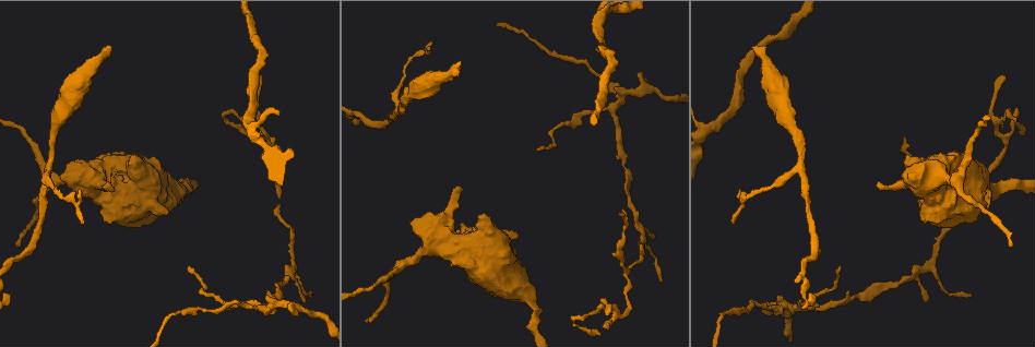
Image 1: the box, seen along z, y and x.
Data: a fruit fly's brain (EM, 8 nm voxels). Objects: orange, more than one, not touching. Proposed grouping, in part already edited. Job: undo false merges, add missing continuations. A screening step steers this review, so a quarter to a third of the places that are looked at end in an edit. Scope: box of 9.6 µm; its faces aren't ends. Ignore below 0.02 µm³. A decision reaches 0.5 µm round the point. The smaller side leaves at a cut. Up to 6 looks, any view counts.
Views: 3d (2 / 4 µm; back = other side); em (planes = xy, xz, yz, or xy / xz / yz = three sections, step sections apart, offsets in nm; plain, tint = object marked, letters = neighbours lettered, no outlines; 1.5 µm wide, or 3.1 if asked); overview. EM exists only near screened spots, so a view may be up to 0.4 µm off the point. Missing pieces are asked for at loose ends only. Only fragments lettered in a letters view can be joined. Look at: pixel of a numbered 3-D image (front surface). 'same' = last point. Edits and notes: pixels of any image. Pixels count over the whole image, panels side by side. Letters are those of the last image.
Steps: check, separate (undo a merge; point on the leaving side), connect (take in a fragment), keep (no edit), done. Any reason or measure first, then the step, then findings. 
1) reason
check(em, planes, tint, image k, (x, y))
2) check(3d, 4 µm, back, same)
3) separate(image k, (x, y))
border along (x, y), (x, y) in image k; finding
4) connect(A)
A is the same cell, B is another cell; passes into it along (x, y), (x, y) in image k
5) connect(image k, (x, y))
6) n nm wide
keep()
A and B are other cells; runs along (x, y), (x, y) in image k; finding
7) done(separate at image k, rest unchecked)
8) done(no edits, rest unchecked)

thin end
check(3d, 2 µm, image 1, (662, 282))

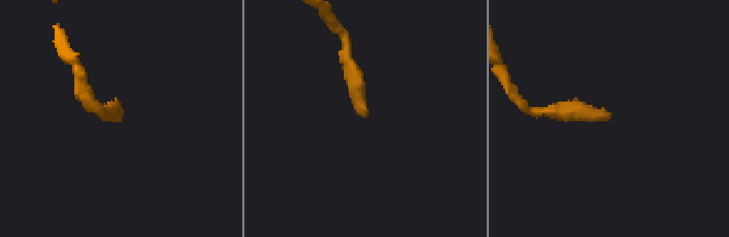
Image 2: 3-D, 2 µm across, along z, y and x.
check(em, xz, step 4, tint, image 2, (368, 113))

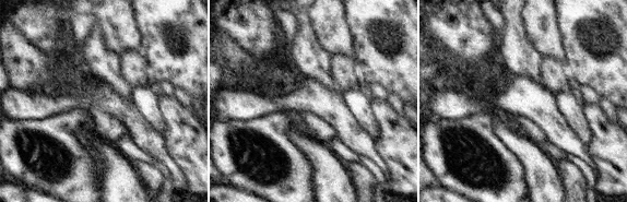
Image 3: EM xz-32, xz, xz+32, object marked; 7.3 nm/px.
another direction
check(em, planes, letters, same)

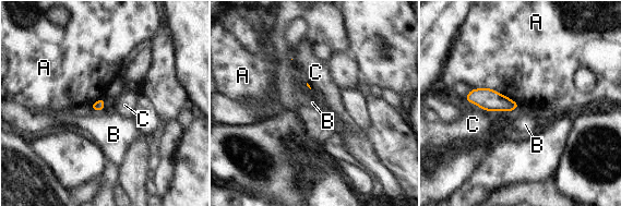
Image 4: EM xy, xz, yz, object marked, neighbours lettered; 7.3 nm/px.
keep()
A, B and C are other cells; border along (478, 87), (494, 89) in image 4; no lettered fragment goes on from it

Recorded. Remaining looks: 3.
an open end
check(em, planes, tint, image 1, (107, 183))

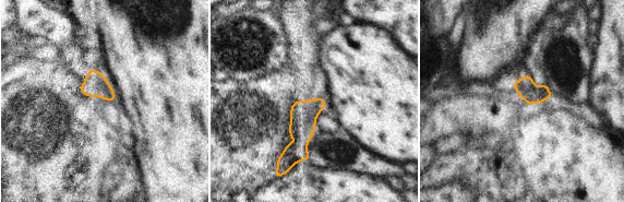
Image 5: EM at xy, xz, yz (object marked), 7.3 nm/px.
check(em, planes, letters, same)

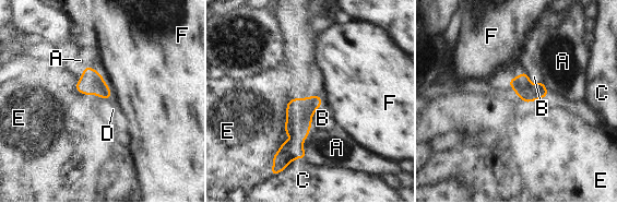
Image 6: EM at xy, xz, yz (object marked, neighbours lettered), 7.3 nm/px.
keep()
A, B, C, D, E and F are other cells; border along (310, 127), (309, 133), (303, 142) in image 6; no lettered fragment goes on from it

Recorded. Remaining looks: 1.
check(em, xy, step 8, letters, image 1, (110, 47))

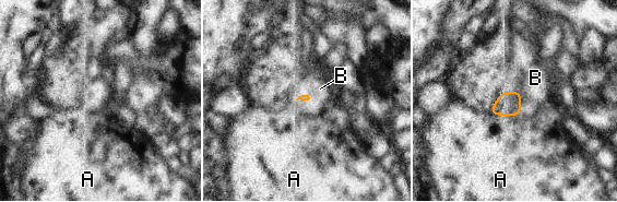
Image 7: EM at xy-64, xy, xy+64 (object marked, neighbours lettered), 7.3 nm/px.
A touches over 220 nm
connect(B)
B is the same cell, A is another cell; the neuron continues

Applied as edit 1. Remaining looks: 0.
done(connect at image 7, rest unchecked)

